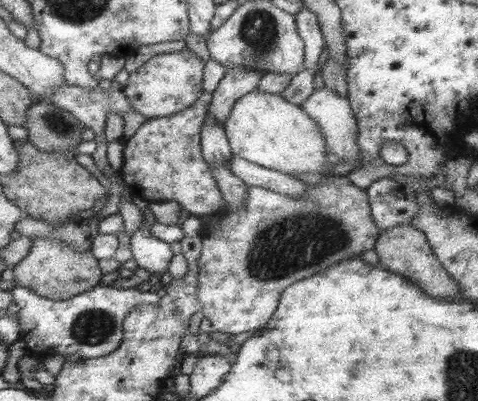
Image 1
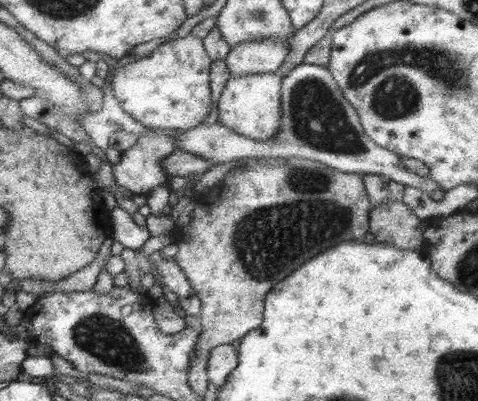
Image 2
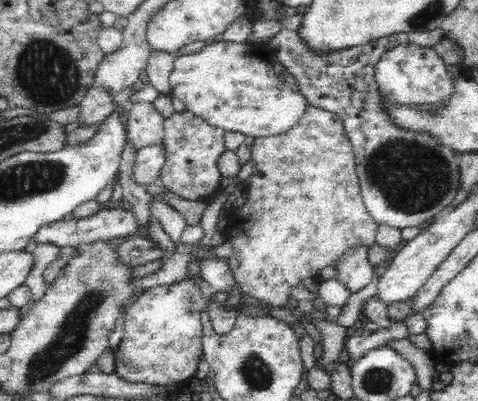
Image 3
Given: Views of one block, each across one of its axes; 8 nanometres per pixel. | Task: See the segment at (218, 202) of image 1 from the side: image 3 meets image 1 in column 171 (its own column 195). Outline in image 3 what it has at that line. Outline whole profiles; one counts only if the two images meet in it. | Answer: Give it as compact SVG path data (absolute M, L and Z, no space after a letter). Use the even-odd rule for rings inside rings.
M174 112L164 122L164 138L162 146L166 152L164 168L160 174L160 184L170 192L178 194L184 200L196 200L196 202L208 202L214 192L220 192L222 174L218 170L218 158L226 152L224 142L226 130L214 128L202 118L194 116L192 112Z

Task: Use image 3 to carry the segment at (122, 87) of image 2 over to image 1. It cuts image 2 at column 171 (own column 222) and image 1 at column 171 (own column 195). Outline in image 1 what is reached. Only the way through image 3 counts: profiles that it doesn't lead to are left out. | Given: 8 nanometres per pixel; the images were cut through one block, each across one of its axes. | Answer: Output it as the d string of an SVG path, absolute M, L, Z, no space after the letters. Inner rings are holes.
M189 48L179 54L159 54L147 60L137 72L129 74L129 84L125 92L131 98L131 106L135 108L135 112L141 112L141 116L147 116L149 120L173 116L195 106L195 102L205 94L203 70L205 62Z

